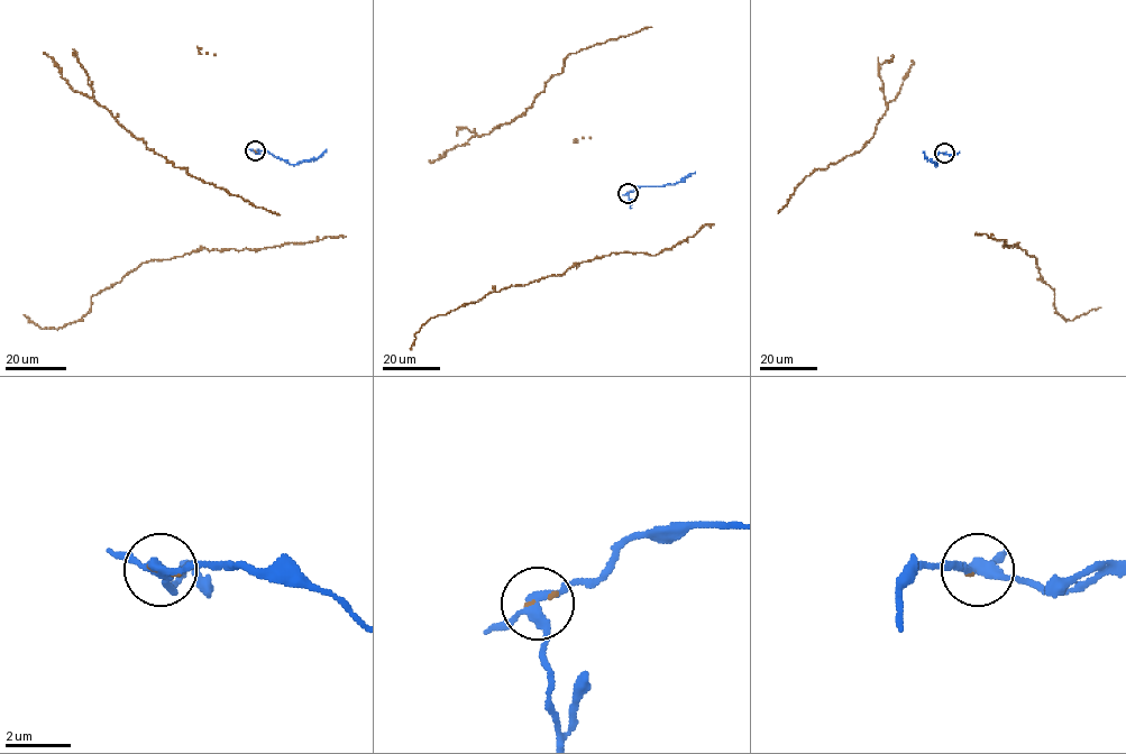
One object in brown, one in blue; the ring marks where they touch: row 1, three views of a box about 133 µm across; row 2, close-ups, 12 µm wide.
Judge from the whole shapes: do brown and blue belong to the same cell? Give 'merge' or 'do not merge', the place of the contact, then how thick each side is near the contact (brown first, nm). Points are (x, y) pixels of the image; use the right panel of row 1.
merge; at (944, 153); 90 nm thick on the brown side, 280 nm on the other

